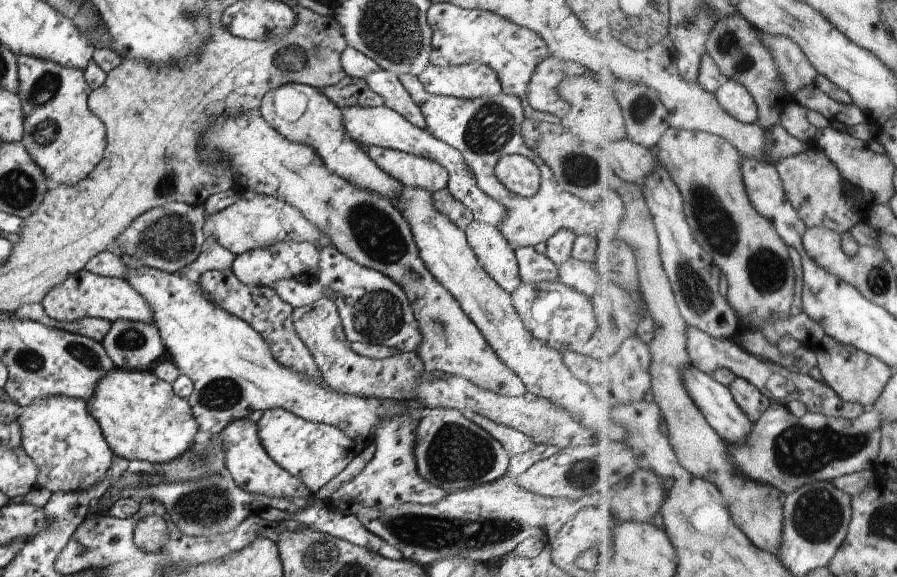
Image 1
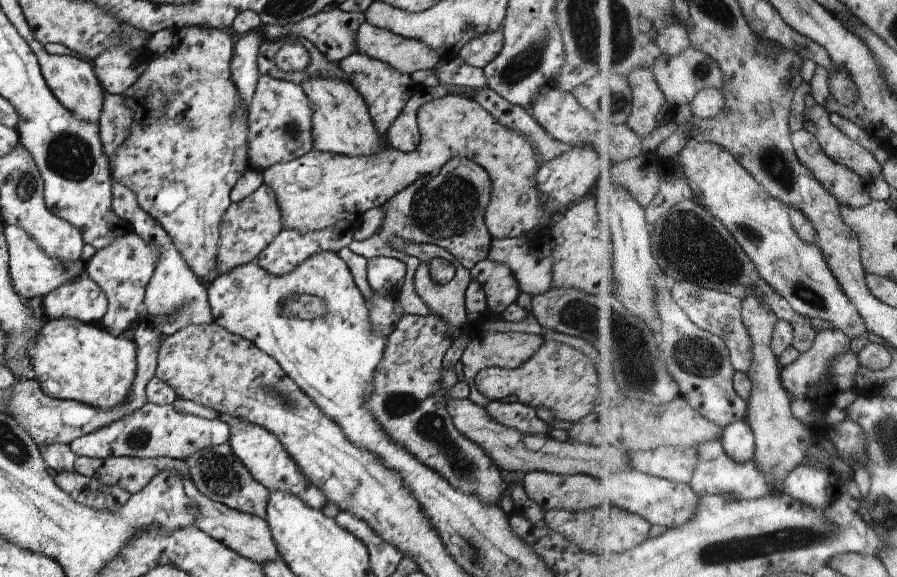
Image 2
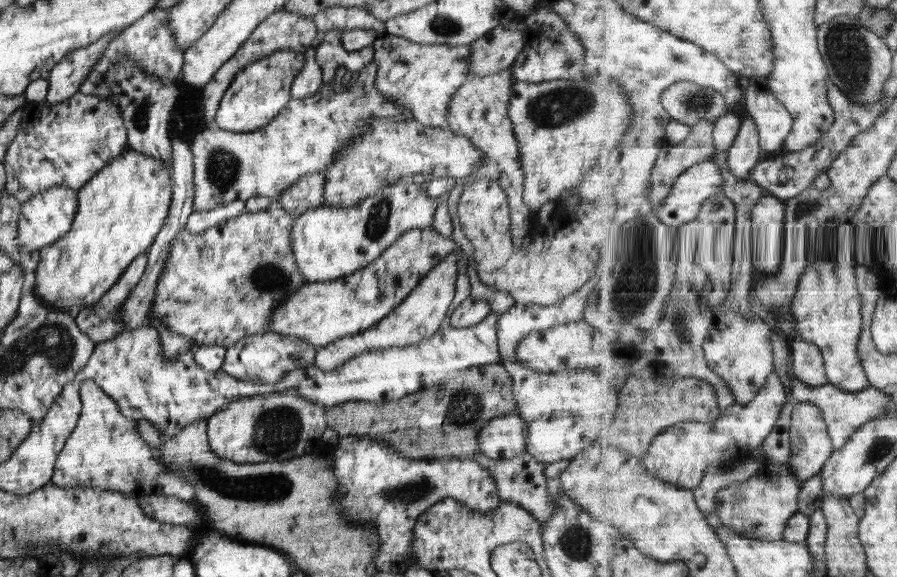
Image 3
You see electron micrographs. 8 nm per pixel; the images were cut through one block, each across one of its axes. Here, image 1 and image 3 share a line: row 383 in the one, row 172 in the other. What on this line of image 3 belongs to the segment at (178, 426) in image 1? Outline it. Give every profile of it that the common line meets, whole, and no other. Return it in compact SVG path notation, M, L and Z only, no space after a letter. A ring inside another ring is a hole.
M127 147L123 154L114 158L80 188L78 208L70 230L56 242L40 249L36 272L30 276L35 298L48 309L59 309L75 316L85 307L90 309L96 305L102 295L112 289L134 258L150 249L156 234L165 224L172 197L172 173L168 172L166 164L158 158Z

